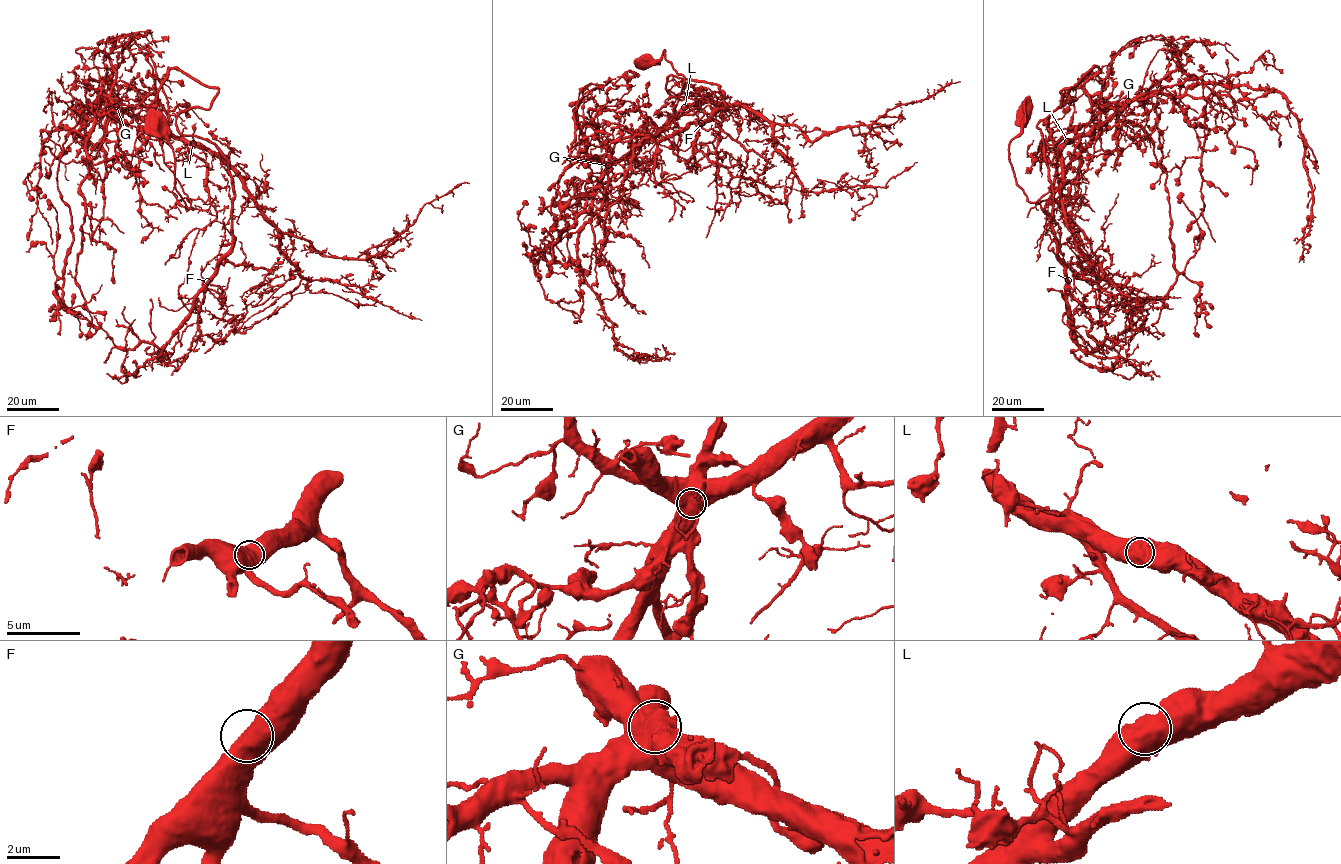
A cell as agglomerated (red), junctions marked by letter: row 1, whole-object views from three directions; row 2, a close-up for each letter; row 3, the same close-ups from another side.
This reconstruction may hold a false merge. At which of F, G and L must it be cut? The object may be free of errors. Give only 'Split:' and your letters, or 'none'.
Split: G

